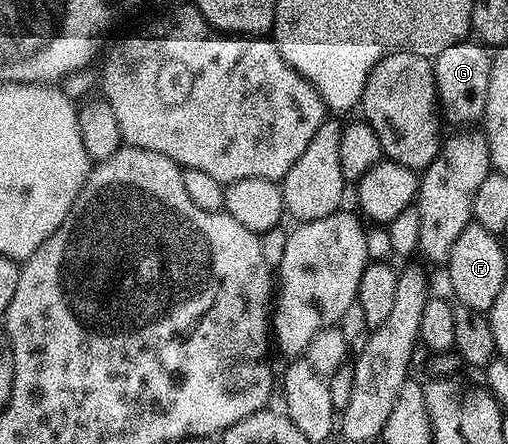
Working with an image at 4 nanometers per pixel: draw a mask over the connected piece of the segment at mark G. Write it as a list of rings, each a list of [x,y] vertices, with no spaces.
[[[463,40],[444,48],[433,58],[435,90],[443,119],[454,128],[466,128],[469,122],[482,122],[482,113],[488,100],[488,78],[490,76],[491,51],[477,40]]]

